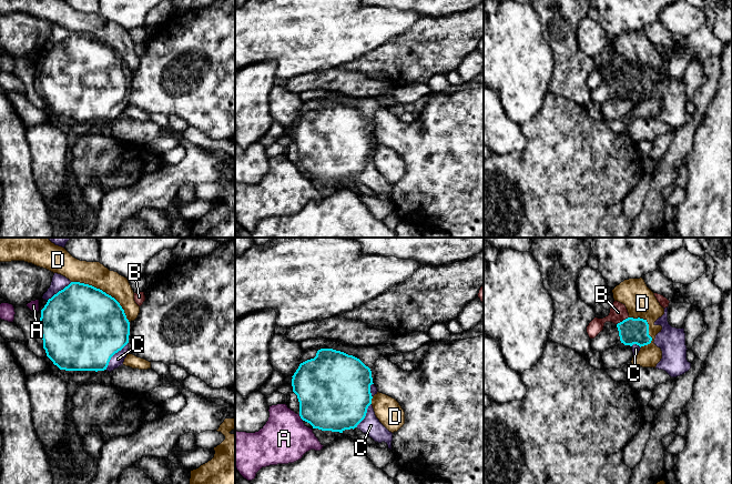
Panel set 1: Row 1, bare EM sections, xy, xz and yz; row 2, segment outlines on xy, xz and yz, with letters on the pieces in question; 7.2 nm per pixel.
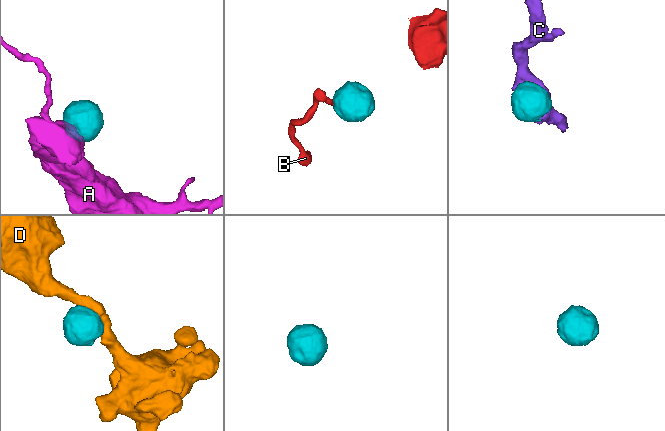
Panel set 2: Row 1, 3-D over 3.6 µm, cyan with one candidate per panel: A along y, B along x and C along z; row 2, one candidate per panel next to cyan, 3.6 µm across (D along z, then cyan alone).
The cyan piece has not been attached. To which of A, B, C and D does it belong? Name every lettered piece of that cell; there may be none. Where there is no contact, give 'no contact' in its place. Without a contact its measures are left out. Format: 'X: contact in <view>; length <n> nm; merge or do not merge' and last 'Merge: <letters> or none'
A: contact in xz; length 60 nm; do not merge
B: contact in yz; length 110 nm; do not merge
C: contact in xy; length 260 nm; merge
D: contact in xy; length 500 nm; do not merge
Merge: C

